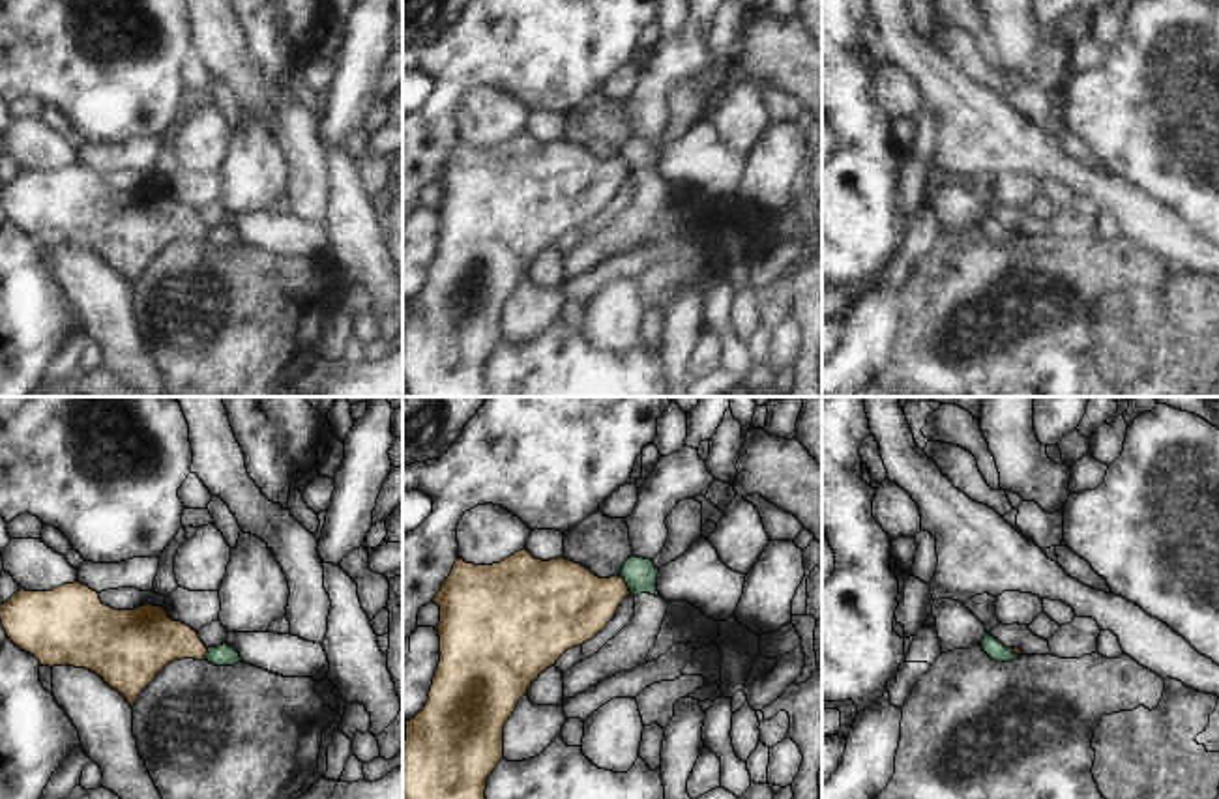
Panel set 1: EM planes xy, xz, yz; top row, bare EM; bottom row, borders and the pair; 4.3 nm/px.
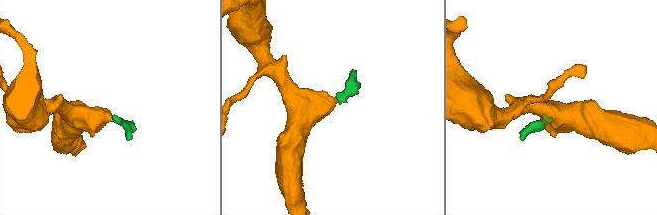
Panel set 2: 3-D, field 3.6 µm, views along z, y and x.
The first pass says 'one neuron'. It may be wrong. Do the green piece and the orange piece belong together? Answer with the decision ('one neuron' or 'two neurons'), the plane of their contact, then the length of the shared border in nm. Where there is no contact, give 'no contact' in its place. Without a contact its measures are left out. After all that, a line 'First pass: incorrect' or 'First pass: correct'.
two neurons | xz | 110 nm
First pass: incorrect

